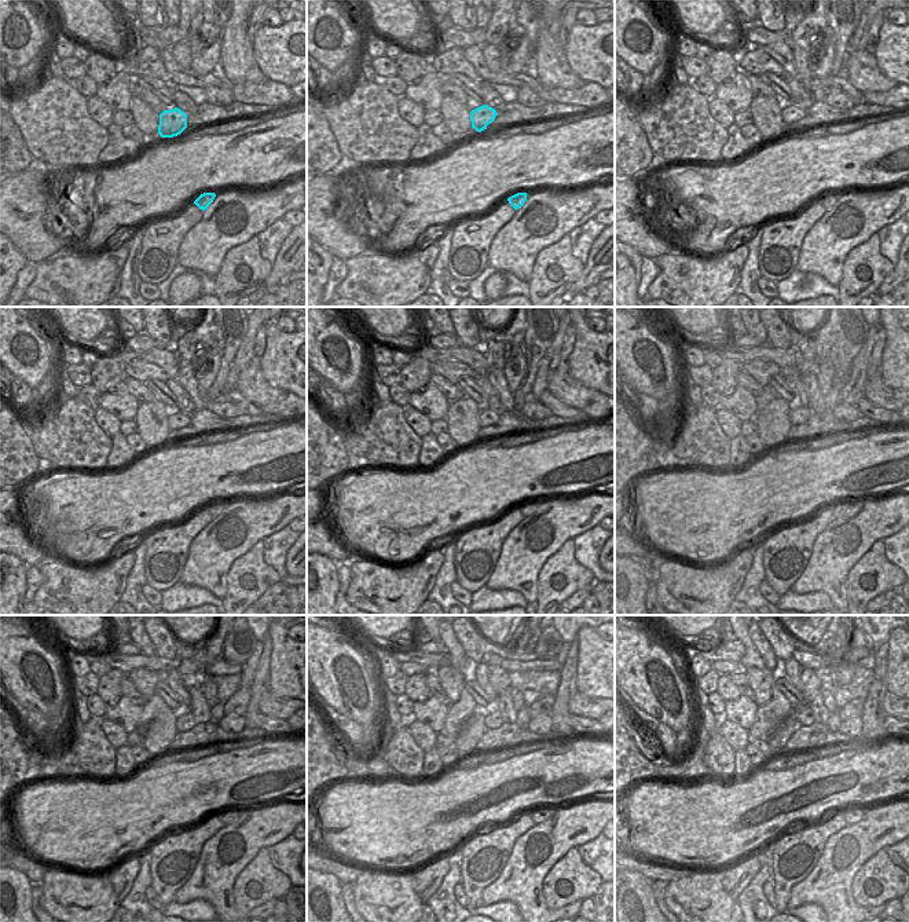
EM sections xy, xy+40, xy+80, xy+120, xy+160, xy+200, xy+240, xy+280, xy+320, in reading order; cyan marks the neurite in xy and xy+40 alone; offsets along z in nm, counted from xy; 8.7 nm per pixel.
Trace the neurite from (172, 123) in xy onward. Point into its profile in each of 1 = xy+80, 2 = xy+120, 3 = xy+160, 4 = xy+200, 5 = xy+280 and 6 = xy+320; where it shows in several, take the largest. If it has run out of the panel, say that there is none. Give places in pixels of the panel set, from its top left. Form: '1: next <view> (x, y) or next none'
1: next xy+80 (790, 114)
2: next xy+120 (176, 420)
3: next xy+160 (487, 417)
4: next xy+200 (798, 416)
5: next xy+280 (493, 719)
6: next xy+320 (803, 716)

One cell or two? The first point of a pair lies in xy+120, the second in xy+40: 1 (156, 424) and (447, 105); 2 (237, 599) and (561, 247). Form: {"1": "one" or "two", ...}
{"1": "one", "2": "one"}

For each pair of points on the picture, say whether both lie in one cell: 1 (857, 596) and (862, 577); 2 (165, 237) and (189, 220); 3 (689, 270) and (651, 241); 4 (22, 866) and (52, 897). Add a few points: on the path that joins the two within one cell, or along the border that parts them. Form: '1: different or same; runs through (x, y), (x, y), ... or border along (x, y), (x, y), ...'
1: same; runs through (858, 592), (862, 581)
2: same; runs through (171, 231), (183, 220)
3: different; border along (669, 253), (662, 253), (652, 259)
4: different; border along (47, 867), (41, 882)

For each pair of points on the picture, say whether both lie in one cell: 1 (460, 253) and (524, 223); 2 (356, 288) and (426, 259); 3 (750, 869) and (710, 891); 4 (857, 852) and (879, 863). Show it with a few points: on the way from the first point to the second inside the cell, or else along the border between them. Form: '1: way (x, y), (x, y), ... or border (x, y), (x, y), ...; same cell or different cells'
1: border (515, 212), (494, 237), (487, 264); different cells
2: way (374, 282), (403, 280), (409, 274); same cell
3: way (740, 874), (719, 889); same cell
4: border (884, 847), (862, 864), (856, 873), (851, 885); different cells

